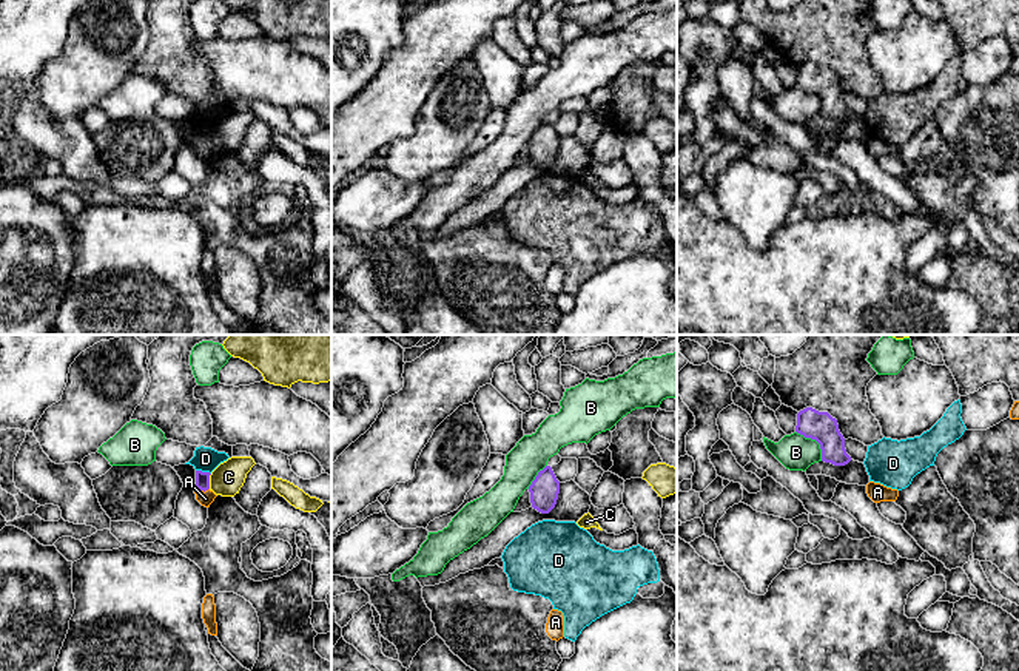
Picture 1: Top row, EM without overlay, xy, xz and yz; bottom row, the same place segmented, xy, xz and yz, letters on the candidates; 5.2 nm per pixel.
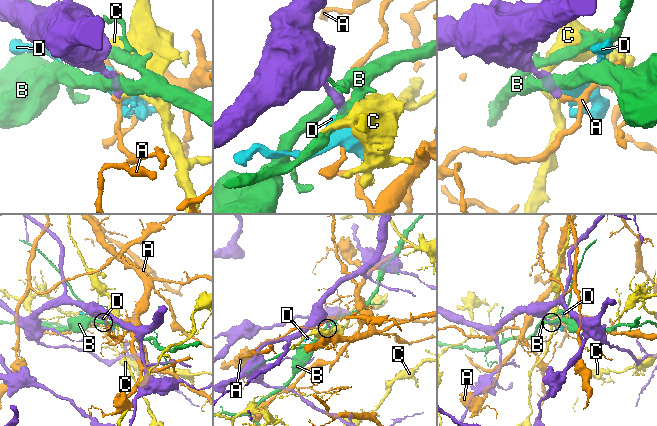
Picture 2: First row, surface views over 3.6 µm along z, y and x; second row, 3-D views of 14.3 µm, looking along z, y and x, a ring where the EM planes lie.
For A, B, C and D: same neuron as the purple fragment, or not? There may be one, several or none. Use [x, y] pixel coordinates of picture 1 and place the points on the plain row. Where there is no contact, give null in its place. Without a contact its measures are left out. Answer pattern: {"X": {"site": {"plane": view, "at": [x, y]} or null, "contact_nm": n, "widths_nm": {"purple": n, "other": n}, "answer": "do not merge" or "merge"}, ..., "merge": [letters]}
{"A": {"site": {"plane": "xy", "at": [202, 144]}, "contact_nm": 80, "widths_nm": {"purple": 80, "other": 80}, "answer": "do not merge"}, "B": {"site": {"plane": "yz", "at": [816, 94]}, "contact_nm": 220, "widths_nm": {"purple": 160, "other": 190}, "answer": "do not merge"}, "C": {"site": {"plane": "xy", "at": [208, 136]}, "contact_nm": 80, "widths_nm": {"purple": 80, "other": 170}, "answer": "do not merge"}, "D": {"site": {"plane": "xy", "at": [204, 127]}, "contact_nm": 80, "widths_nm": {"purple": 80, "other": 130}, "answer": "do not merge"}, "merge": []}

